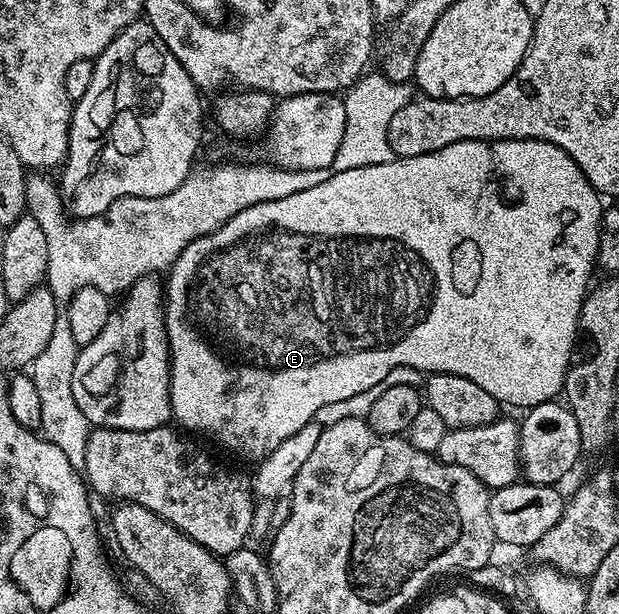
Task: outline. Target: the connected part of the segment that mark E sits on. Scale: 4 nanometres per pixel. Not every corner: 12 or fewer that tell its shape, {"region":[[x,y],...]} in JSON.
{"region":[[471,139],[166,272],[172,414],[260,461],[386,373],[553,402],[602,199]]}

